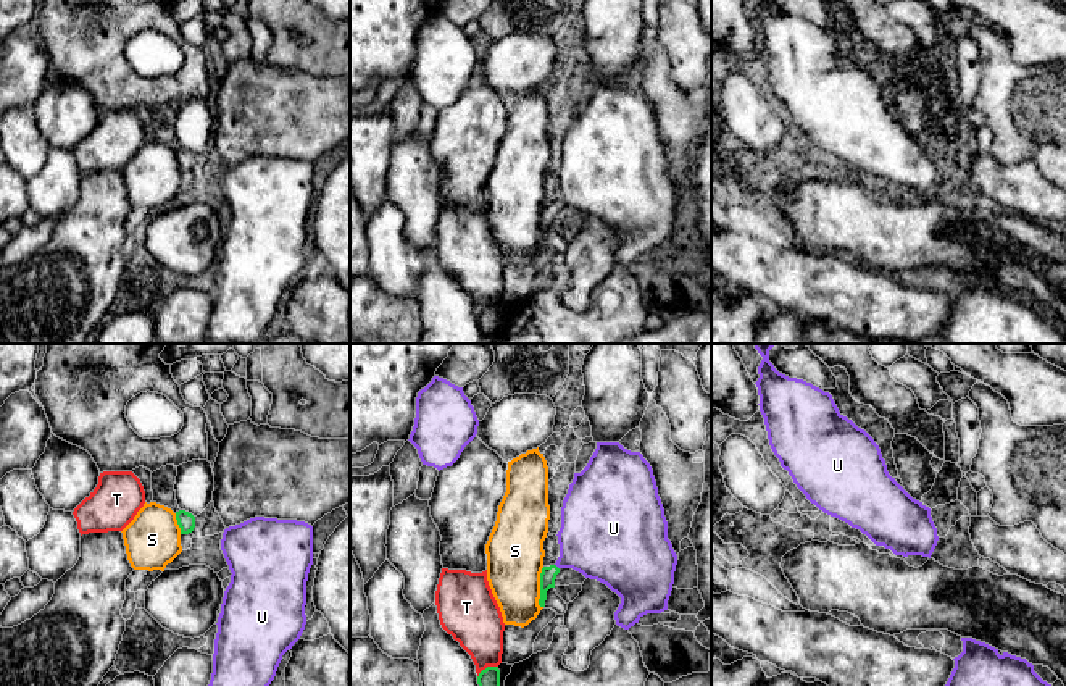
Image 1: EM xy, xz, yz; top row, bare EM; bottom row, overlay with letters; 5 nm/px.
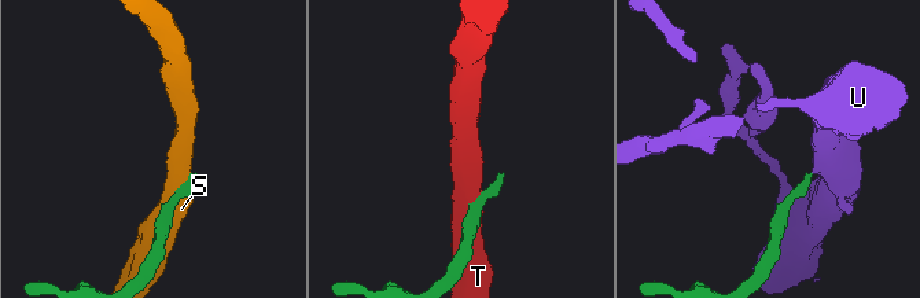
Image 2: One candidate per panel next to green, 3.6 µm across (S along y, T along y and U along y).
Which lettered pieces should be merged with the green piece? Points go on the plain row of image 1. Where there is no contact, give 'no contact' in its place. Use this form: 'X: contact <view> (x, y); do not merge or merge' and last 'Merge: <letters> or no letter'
S: contact xz (541, 226); do not merge
T: contact xz (487, 305); do not merge
U: contact xz (557, 205); merge
Merge: U

